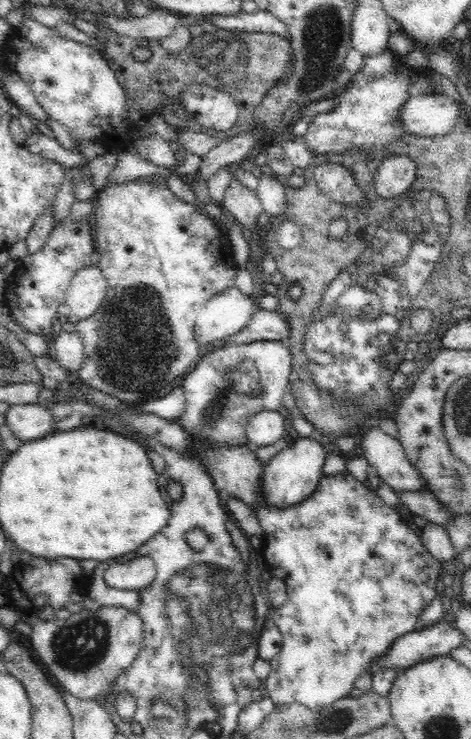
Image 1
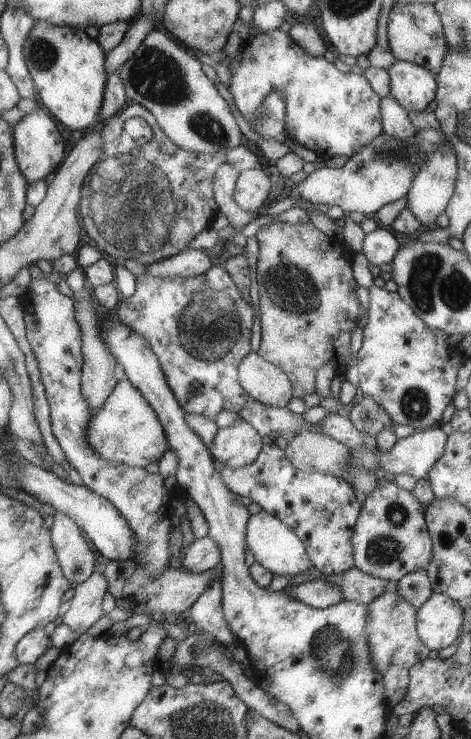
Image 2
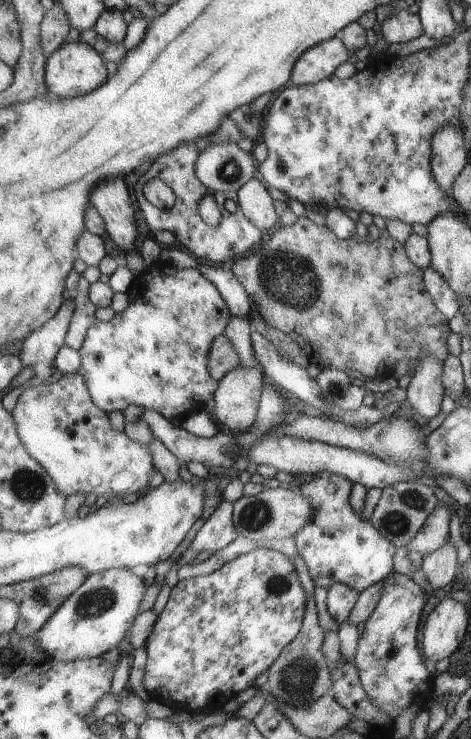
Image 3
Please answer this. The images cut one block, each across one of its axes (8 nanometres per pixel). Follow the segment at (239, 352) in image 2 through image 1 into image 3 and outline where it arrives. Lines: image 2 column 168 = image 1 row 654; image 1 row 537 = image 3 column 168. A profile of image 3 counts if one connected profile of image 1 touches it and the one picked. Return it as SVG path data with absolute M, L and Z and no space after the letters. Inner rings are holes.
M160 263L150 268L148 271L142 271L134 275L133 282L129 285L126 292L128 298L127 307L121 313L115 313L113 317L107 321L95 321L87 328L81 348L78 350L80 356L80 364L78 373L83 378L83 384L87 388L87 394L91 398L91 402L99 410L103 410L107 414L113 410L122 411L129 405L139 406L139 408L153 409L155 412L159 412L163 418L170 420L171 418L177 418L186 415L188 412L199 412L202 410L207 400L213 400L213 393L217 388L218 381L216 381L208 371L206 361L206 351L210 347L211 341L222 334L227 322L229 322L230 312L223 302L221 295L217 292L217 289L207 278L203 278L197 267L175 269L162 266Z

